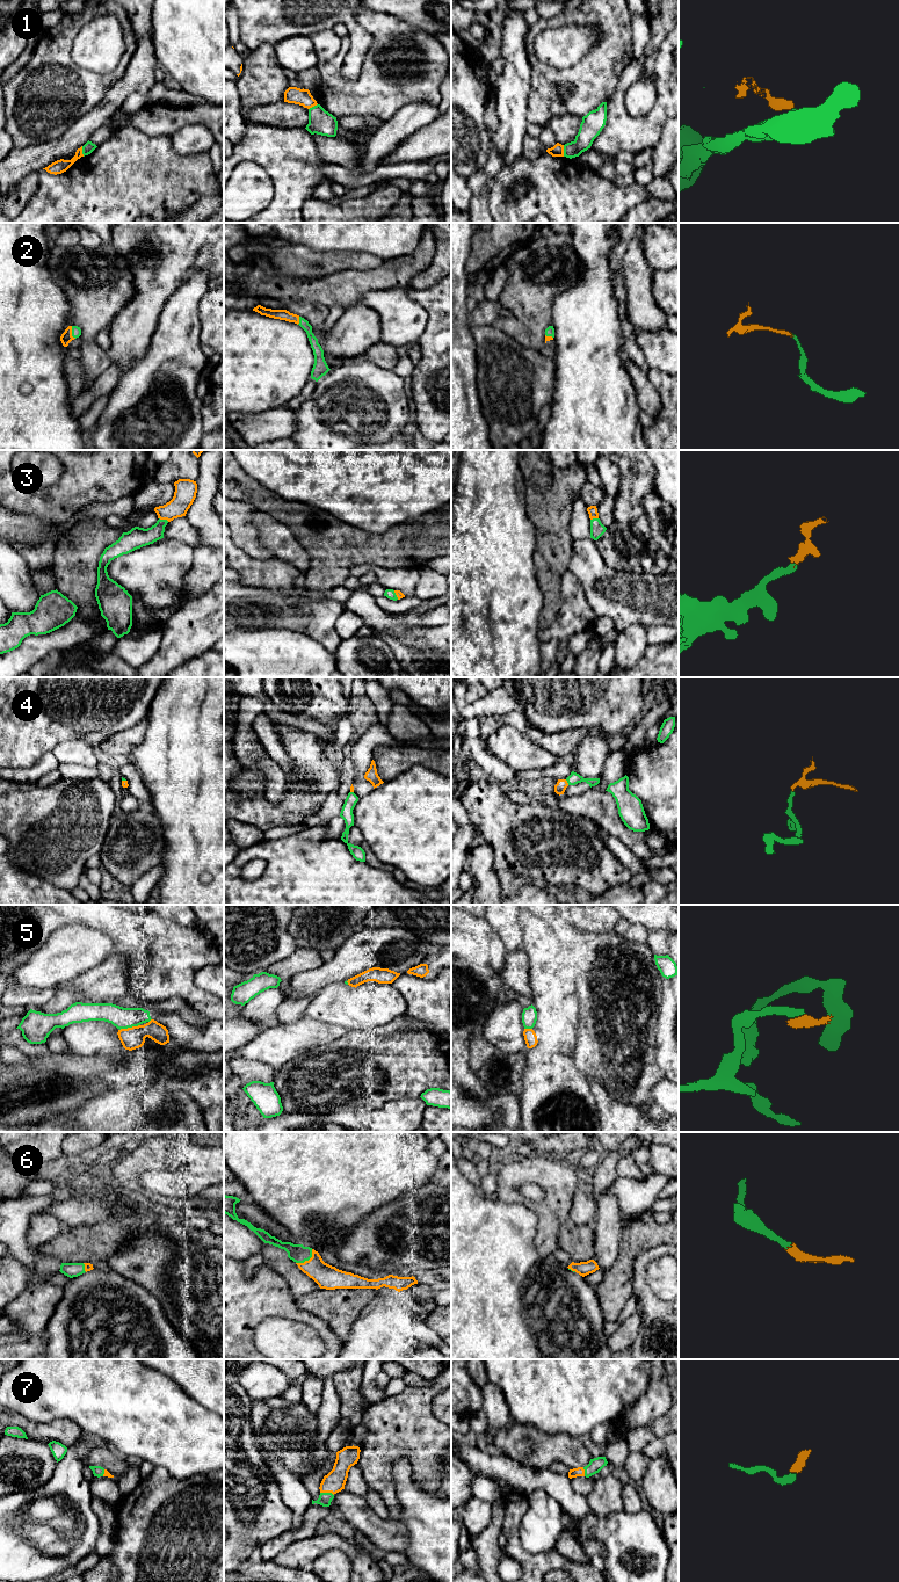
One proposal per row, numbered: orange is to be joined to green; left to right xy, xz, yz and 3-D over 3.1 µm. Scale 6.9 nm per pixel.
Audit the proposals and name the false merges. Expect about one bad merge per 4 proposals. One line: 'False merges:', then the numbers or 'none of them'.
False merges: 1, 5

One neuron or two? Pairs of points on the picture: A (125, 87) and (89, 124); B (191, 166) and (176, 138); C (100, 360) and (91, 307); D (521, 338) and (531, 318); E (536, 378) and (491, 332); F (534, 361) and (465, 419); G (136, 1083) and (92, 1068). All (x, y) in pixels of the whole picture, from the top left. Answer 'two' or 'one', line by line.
A: one
B: two
C: one
D: two
E: one
F: two
G: two

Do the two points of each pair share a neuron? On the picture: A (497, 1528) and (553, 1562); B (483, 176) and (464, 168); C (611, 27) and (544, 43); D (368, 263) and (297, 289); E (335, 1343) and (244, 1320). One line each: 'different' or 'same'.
A: different
B: different
C: different
D: different
E: same

